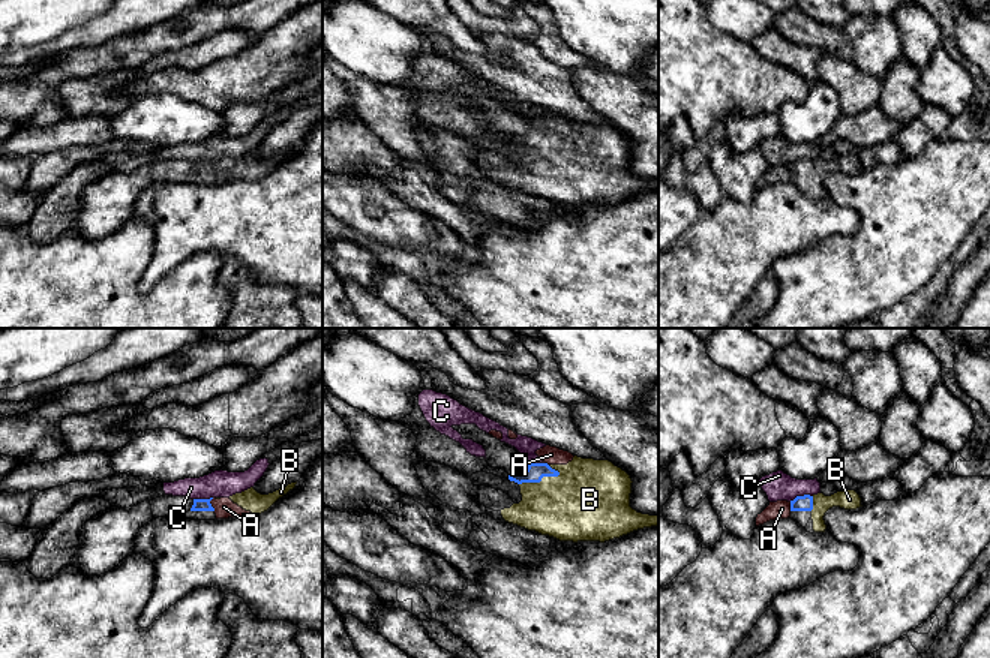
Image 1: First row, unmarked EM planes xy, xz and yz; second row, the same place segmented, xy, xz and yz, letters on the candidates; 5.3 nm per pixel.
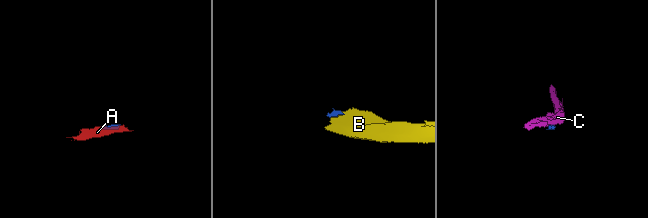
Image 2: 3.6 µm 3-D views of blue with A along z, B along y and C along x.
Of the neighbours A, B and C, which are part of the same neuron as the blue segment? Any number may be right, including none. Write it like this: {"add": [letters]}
{"add": ["A", "B"]}

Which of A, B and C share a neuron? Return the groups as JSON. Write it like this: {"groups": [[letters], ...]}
{"groups": [["A", "B"], ["C"]]}

